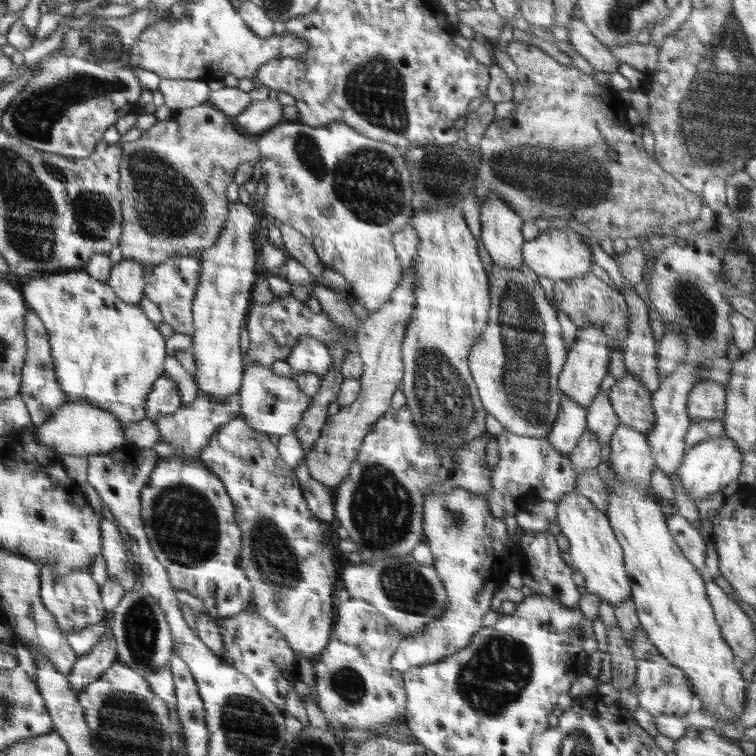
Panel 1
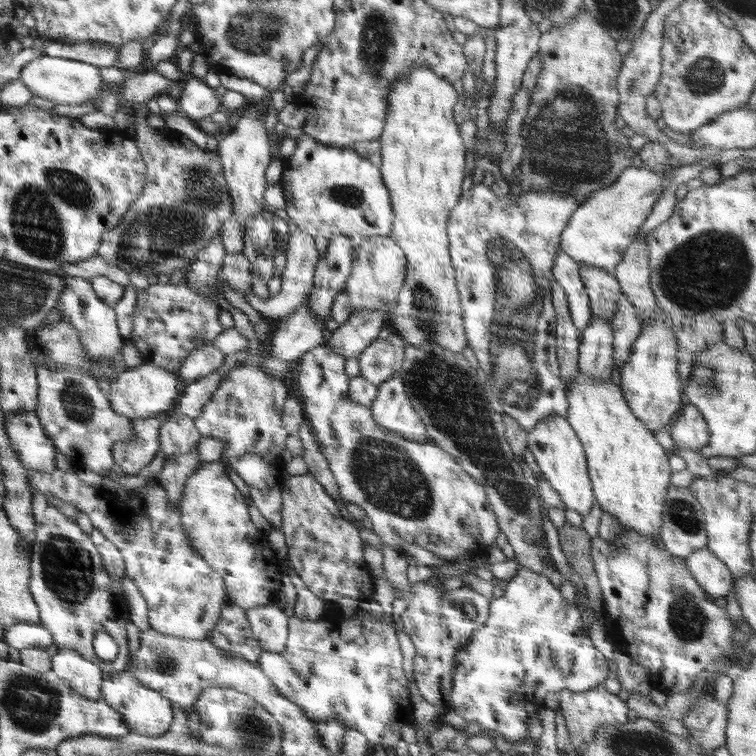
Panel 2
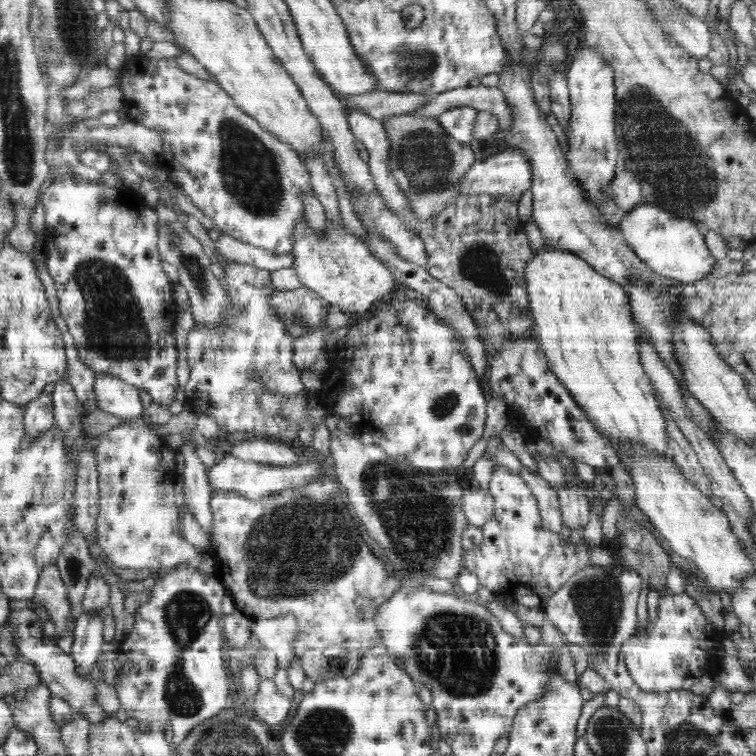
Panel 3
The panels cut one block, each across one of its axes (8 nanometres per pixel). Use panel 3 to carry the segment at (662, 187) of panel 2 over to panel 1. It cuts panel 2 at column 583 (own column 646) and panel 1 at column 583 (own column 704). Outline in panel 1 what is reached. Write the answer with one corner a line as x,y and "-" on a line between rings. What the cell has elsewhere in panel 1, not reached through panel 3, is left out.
550,228
532,240
525,241
521,255
523,263
538,276
549,278
551,281
580,278
591,270
592,251
589,244
582,241
581,235
572,229

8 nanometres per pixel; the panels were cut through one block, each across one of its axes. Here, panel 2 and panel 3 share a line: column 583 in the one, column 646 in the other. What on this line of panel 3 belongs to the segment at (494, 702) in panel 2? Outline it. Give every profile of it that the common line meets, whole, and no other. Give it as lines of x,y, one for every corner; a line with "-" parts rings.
686,593
665,594
659,601
656,622
648,621
646,630
626,640
620,651
630,676
642,691
691,691
702,676
714,678
717,674
720,660
726,655
721,644
724,633
714,630
696,600

